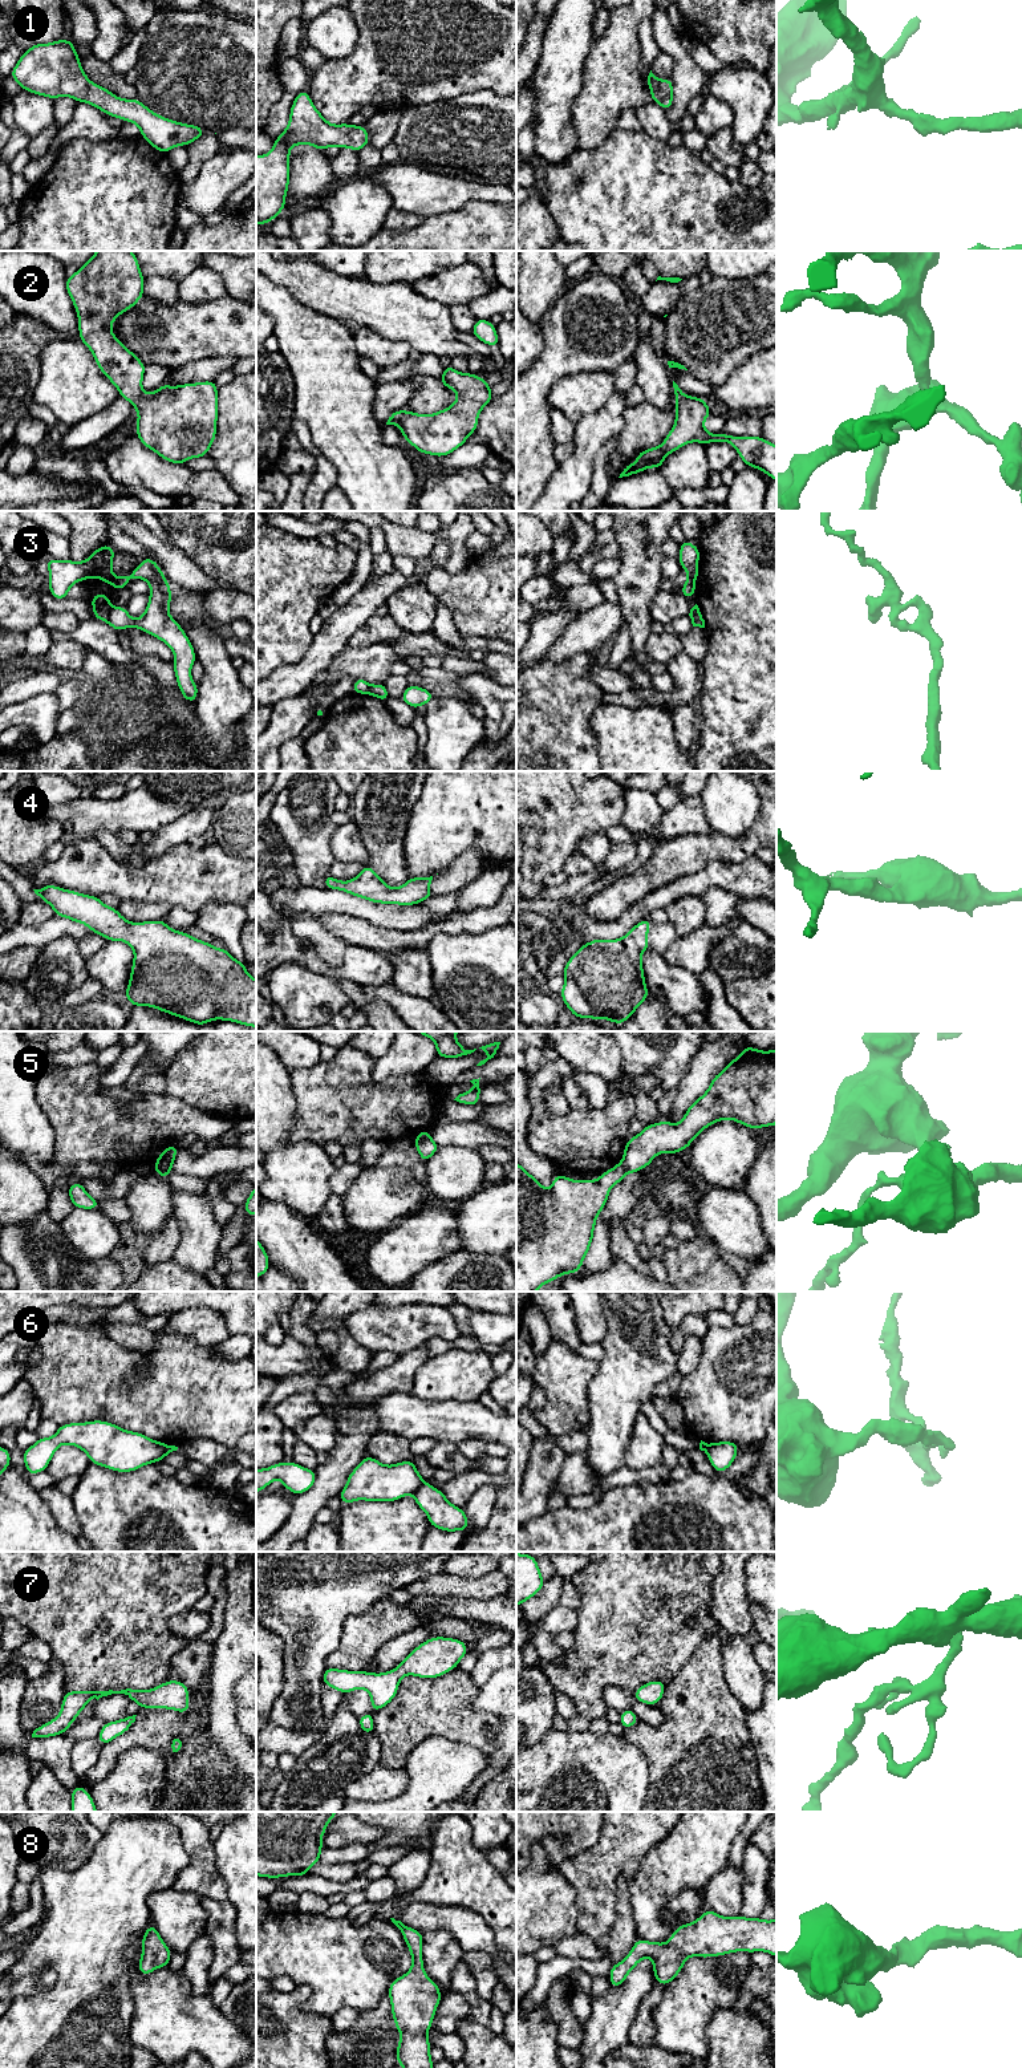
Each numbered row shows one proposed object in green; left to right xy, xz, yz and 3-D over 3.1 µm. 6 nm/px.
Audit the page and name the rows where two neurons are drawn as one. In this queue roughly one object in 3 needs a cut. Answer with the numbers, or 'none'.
3, 5, 6

